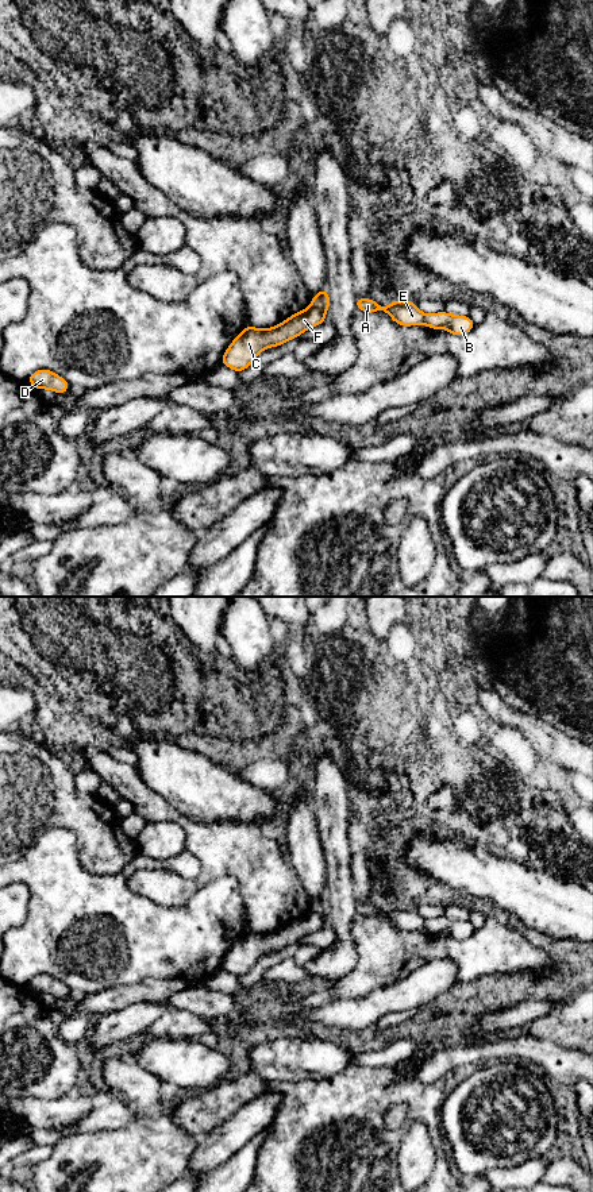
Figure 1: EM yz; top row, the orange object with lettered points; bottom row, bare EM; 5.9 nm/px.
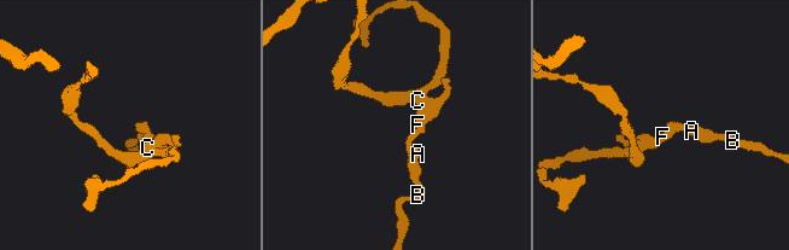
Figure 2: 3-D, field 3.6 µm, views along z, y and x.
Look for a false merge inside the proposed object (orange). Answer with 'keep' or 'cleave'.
cleave

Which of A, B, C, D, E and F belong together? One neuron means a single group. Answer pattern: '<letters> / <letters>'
A B E / C D F

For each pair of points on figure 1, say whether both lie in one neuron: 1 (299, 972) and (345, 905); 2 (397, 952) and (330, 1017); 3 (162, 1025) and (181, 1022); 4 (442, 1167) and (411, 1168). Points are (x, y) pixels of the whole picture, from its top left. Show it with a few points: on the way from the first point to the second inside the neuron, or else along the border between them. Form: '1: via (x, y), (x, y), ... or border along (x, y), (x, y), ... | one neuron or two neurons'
1: border along (303, 967), (312, 978) | two neurons
2: border along (380, 987), (362, 996), (341, 998), (319, 1006) | two neurons
3: via (166, 1025), (177, 1023) | one neuron
4: border along (428, 1135), (435, 1149), (435, 1167), (430, 1177) | two neurons

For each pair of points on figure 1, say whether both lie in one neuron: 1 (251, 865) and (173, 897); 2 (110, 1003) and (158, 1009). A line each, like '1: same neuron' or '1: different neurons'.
1: same neuron
2: different neurons

